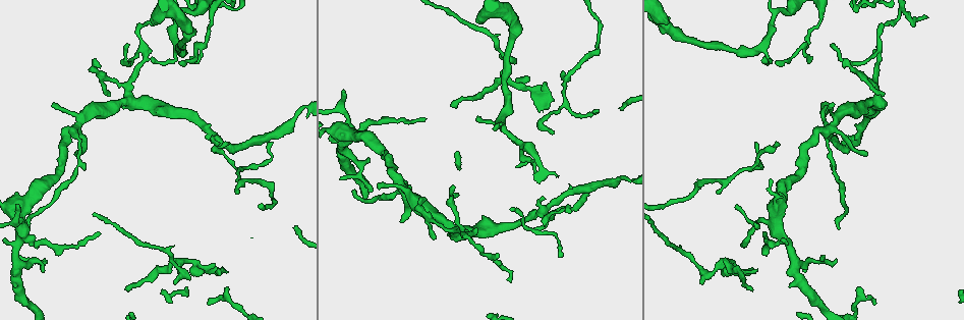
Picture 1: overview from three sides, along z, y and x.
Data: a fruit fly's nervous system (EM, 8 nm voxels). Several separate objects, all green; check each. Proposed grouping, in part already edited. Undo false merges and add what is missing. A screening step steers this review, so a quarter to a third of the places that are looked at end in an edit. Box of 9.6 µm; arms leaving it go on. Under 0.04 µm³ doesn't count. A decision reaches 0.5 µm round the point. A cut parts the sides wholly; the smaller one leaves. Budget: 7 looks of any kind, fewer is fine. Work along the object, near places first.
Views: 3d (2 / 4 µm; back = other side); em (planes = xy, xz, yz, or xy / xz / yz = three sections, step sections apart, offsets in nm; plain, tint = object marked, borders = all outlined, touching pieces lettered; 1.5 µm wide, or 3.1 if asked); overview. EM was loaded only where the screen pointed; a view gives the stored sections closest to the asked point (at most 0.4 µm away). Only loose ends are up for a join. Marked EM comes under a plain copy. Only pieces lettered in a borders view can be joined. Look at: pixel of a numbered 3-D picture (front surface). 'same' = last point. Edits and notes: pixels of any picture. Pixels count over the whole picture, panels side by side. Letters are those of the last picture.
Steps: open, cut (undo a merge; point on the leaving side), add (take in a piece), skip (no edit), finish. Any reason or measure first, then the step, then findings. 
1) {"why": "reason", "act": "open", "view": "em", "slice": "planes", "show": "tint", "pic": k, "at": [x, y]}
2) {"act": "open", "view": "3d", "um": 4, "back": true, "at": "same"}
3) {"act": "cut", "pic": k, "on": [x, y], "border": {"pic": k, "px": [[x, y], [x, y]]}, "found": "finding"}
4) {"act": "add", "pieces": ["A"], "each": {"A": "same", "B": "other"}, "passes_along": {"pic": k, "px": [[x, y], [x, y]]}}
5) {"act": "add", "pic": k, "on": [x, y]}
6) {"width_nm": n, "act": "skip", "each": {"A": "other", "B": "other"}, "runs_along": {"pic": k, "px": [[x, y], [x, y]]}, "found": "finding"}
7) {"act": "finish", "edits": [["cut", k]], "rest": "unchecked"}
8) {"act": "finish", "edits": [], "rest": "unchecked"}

{"why": "an open end", "act": "open", "view": "3d", "um": 4, "pic": 1, "at": [481, 21]}

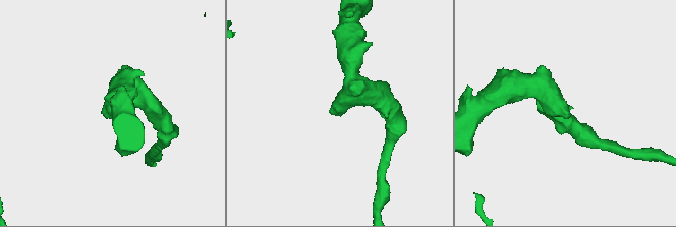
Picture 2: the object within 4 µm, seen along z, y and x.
{"act": "open", "view": "em", "slice": "xy", "step": 4, "show": "borders", "pic": 2, "at": [566, 117]}

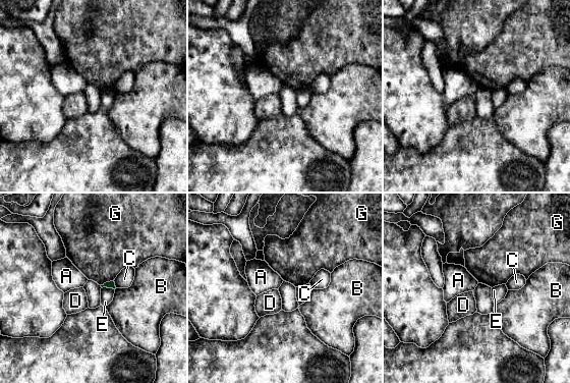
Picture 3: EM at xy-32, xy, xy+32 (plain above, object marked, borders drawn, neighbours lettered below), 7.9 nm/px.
{"why": "cut it another way", "act": "open", "view": "em", "slice": "planes", "show": "borders", "at": "same"}

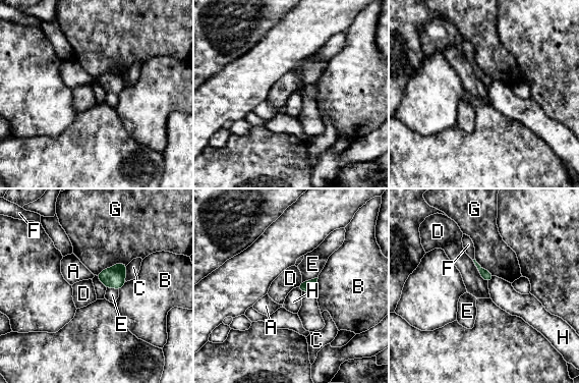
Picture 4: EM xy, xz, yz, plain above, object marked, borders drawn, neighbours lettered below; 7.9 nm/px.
{"act": "skip", "each": {"A": "other", "B": "other", "C": "other", "D": "other", "E": "other", "F": "other", "G": "other", "H": "other"}, "border": {"pic": 4, "px": [[317, 276], [302, 282]]}, "found": "no lettered piece goes on from it"}

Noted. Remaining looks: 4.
{"why": "sharp bend", "act": "open", "view": "3d", "um": 4, "pic": 1, "at": [707, 274]}

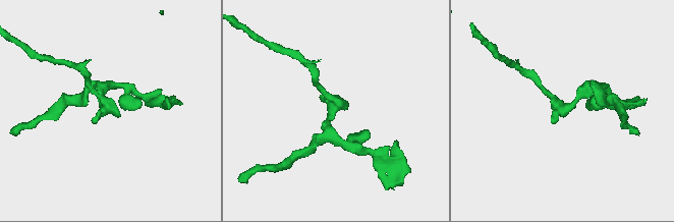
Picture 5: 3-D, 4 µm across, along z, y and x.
{"why": "need the tissue", "act": "open", "view": "em", "slice": "xz", "step": 8, "show": "tint", "pic": 5, "at": [560, 109]}

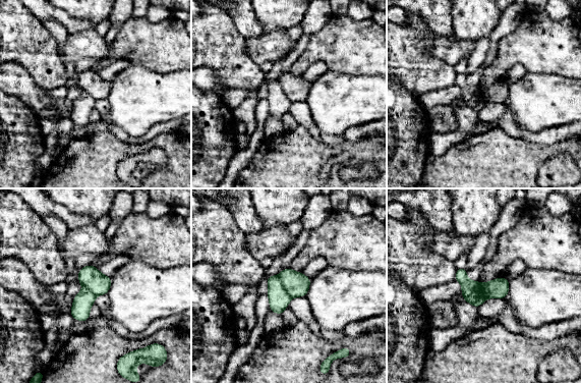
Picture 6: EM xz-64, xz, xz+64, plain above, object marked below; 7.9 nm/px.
{"why": "cut it another way", "act": "open", "view": "em", "slice": "planes", "show": "borders", "at": "same"}

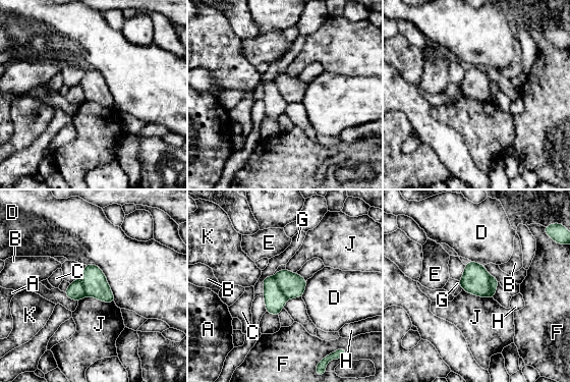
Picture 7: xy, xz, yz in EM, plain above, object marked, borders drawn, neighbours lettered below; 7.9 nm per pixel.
{"act": "cut", "pic": 7, "on": [292, 285], "each": {"A": "other", "B": "other", "C": "other", "D": "other", "E": "other", "F": "other", "G": "other", "H": "other", "J": "other", "K": "other"}, "border": {"pic": 7, "px": [[273, 277], [287, 298]]}, "found": "two neurons meet here"}

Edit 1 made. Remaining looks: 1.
{"act": "finish", "edits": [["cut", 7]], "rest": "unchecked"}

